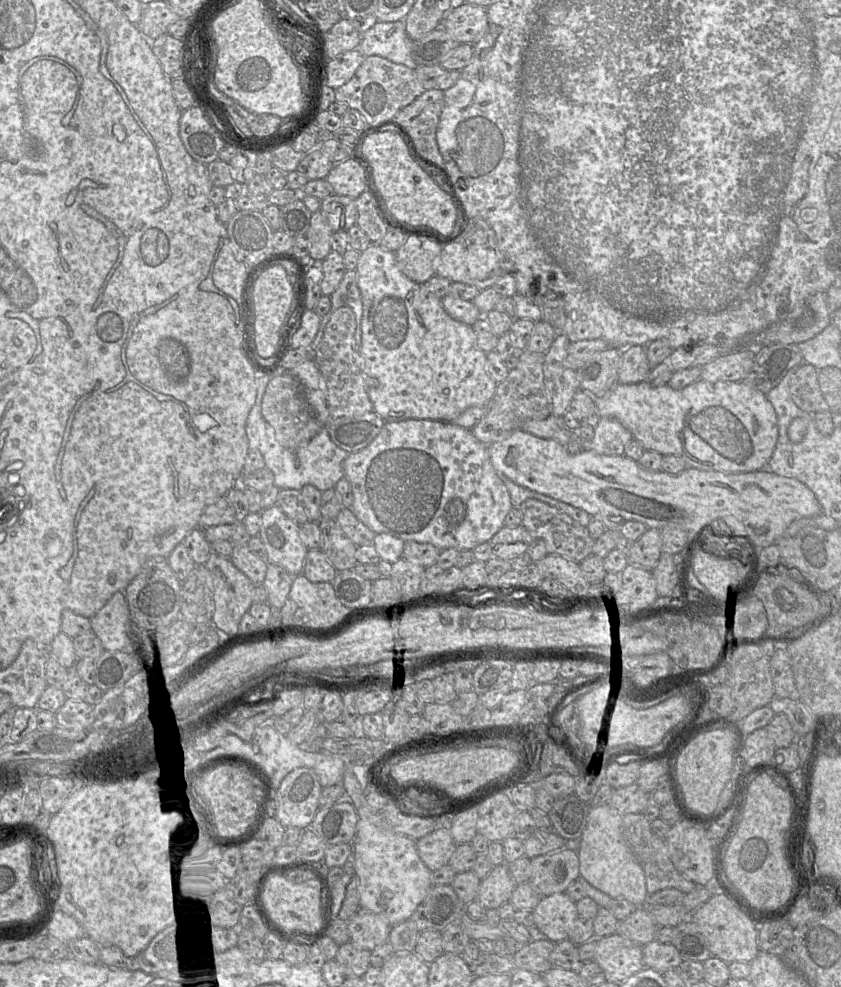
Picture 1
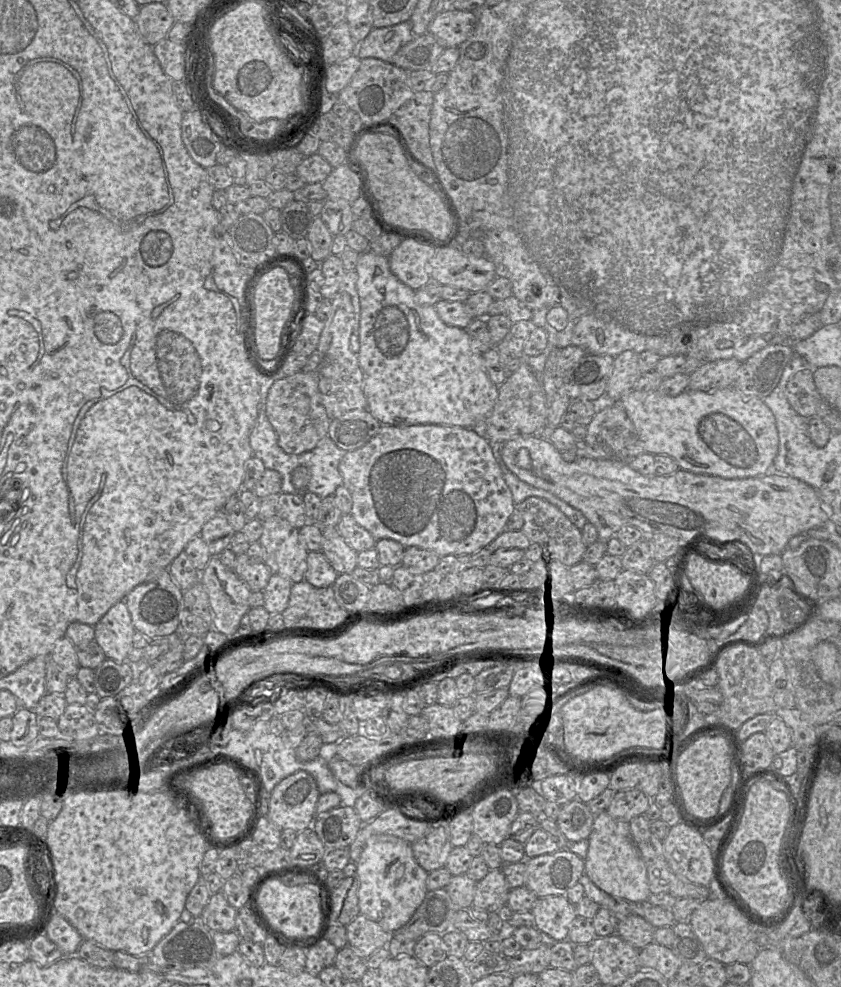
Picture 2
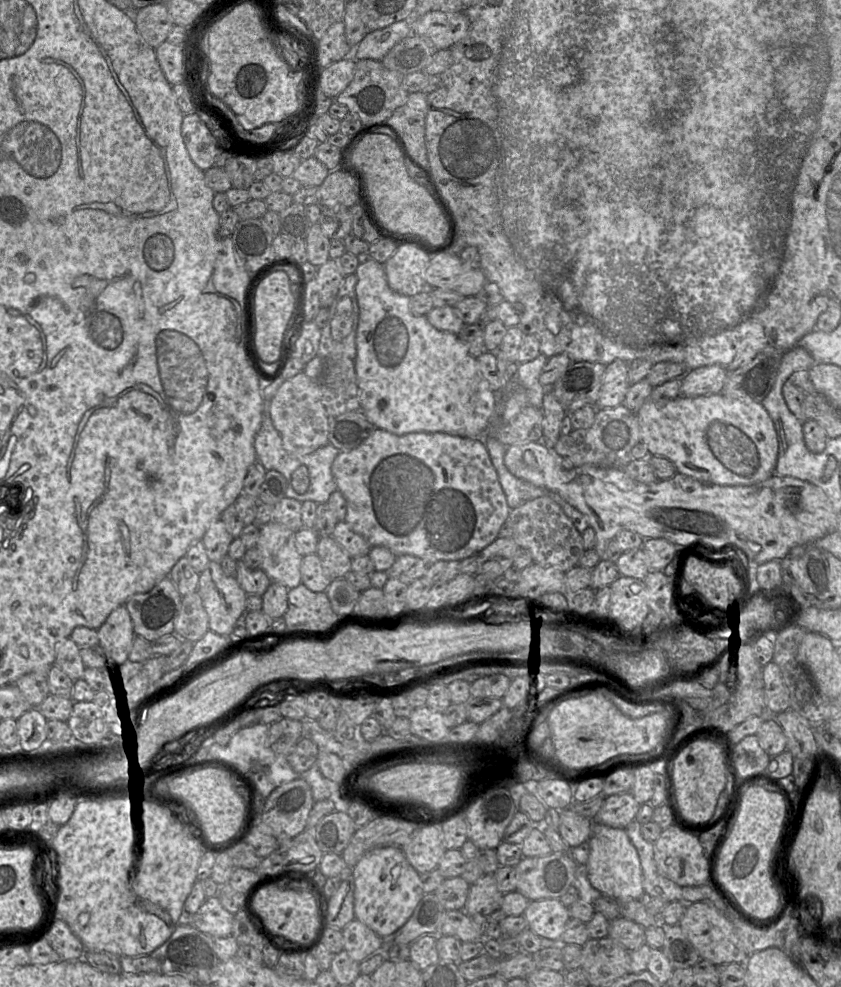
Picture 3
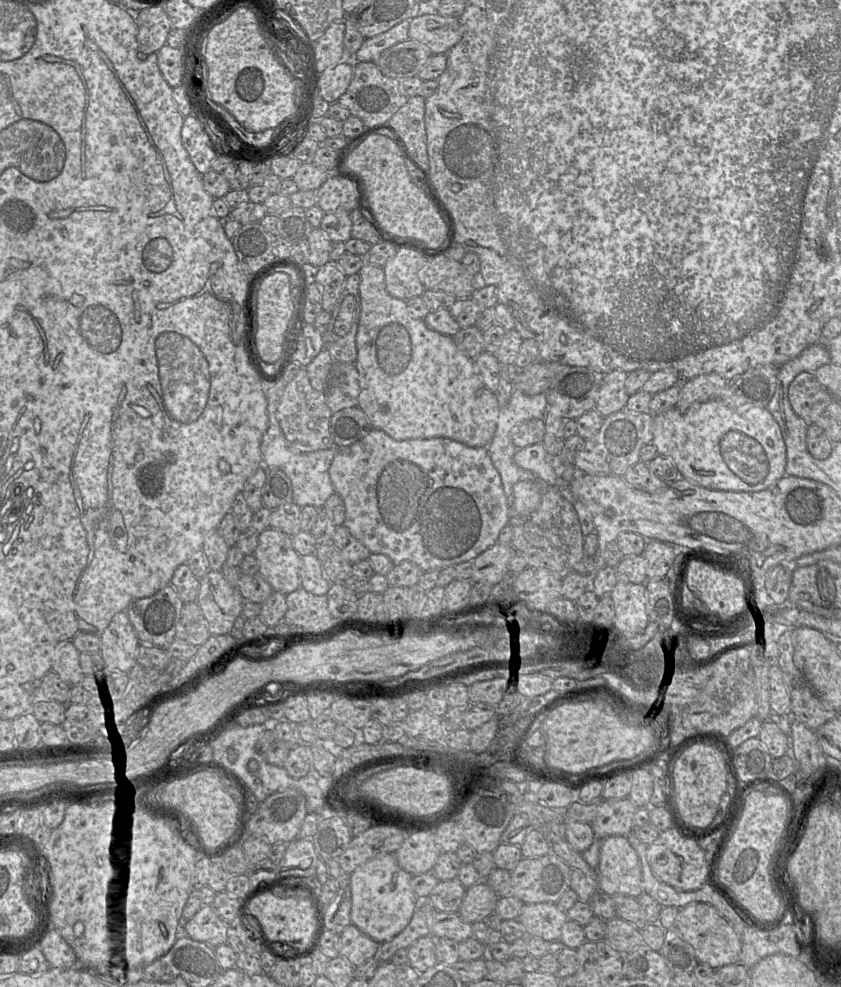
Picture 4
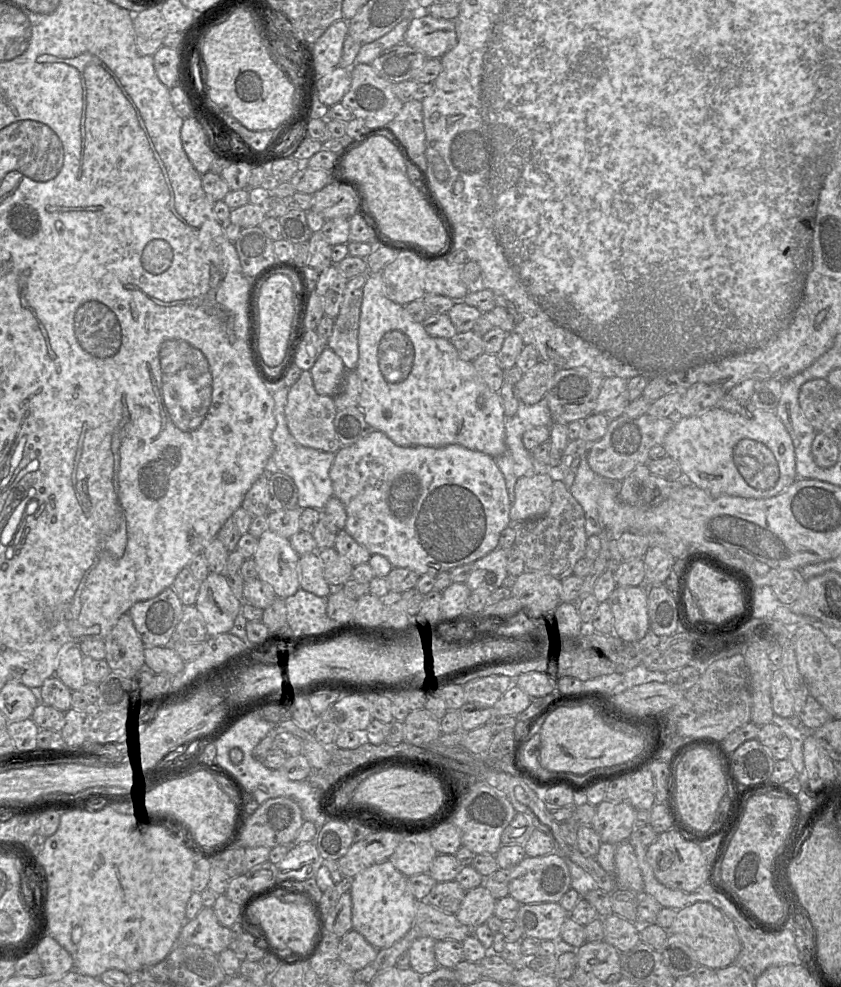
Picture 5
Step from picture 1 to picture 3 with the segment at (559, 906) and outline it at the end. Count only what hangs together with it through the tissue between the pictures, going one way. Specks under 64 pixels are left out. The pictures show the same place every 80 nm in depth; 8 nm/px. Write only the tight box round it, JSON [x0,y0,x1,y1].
[523,898,571,942]

